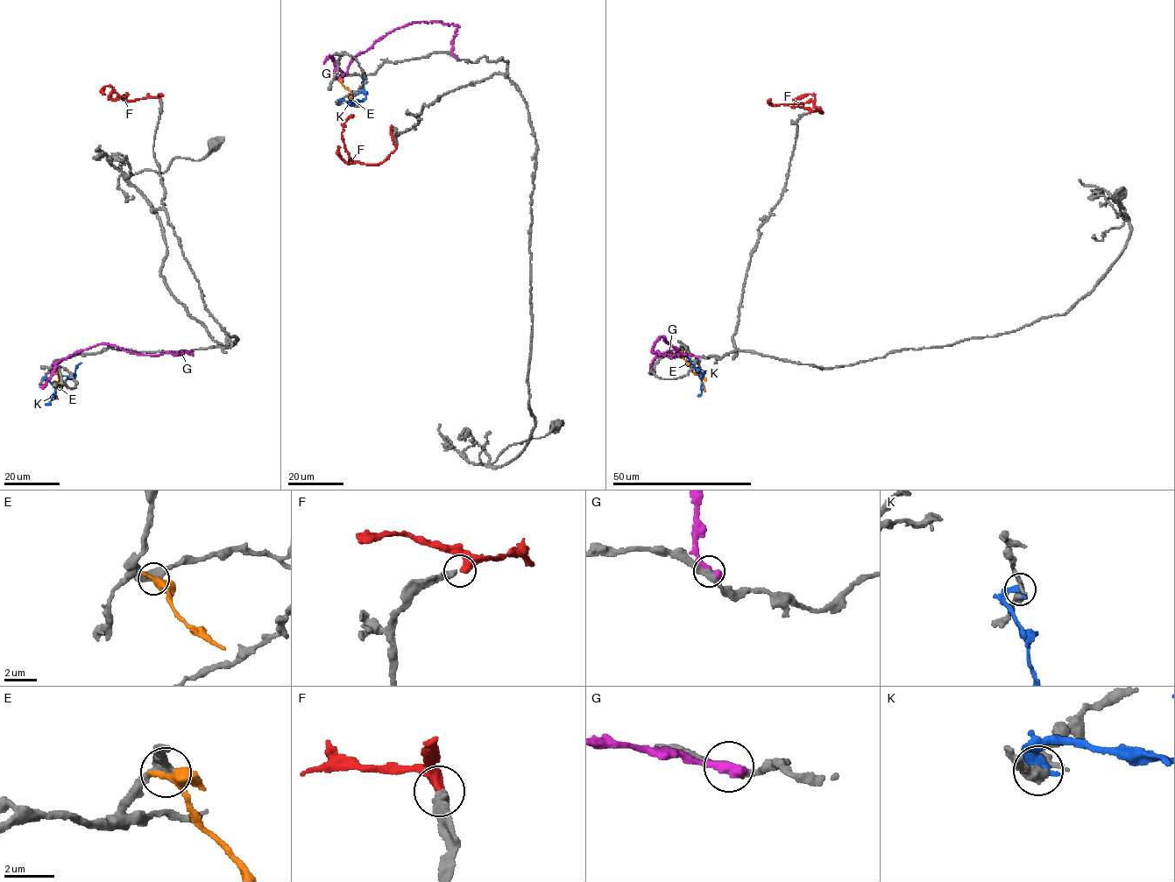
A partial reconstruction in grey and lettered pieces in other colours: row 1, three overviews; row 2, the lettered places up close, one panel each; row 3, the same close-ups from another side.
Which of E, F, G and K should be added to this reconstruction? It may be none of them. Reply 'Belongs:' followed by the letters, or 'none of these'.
Belongs: F

